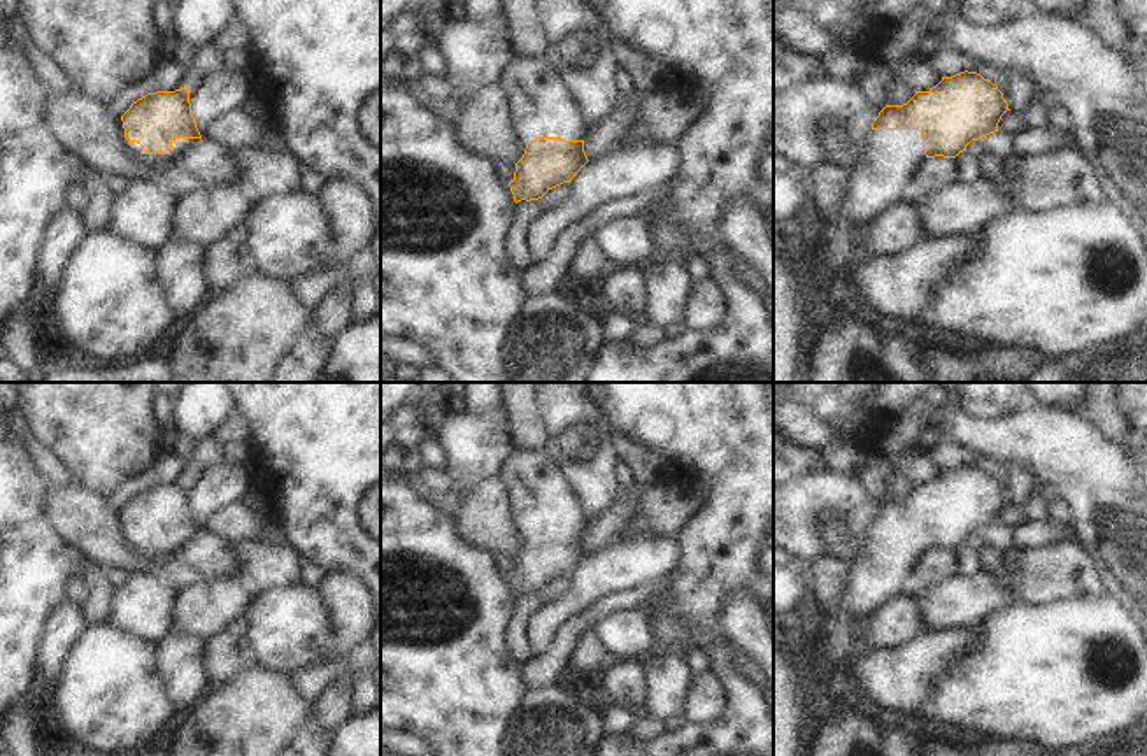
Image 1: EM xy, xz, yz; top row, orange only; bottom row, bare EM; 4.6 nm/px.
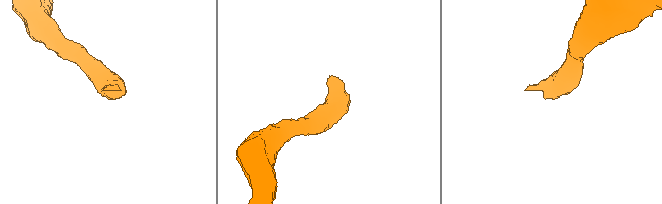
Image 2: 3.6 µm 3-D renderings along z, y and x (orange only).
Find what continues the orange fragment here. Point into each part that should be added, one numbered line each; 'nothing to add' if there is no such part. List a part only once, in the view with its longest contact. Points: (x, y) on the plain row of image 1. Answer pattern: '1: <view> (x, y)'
1: xy (179, 539)

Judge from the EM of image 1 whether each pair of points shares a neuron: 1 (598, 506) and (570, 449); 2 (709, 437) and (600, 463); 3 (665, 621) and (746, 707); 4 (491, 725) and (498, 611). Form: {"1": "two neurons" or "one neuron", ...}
{"1": "one neuron", "2": "two neurons", "3": "one neuron", "4": "one neuron"}

